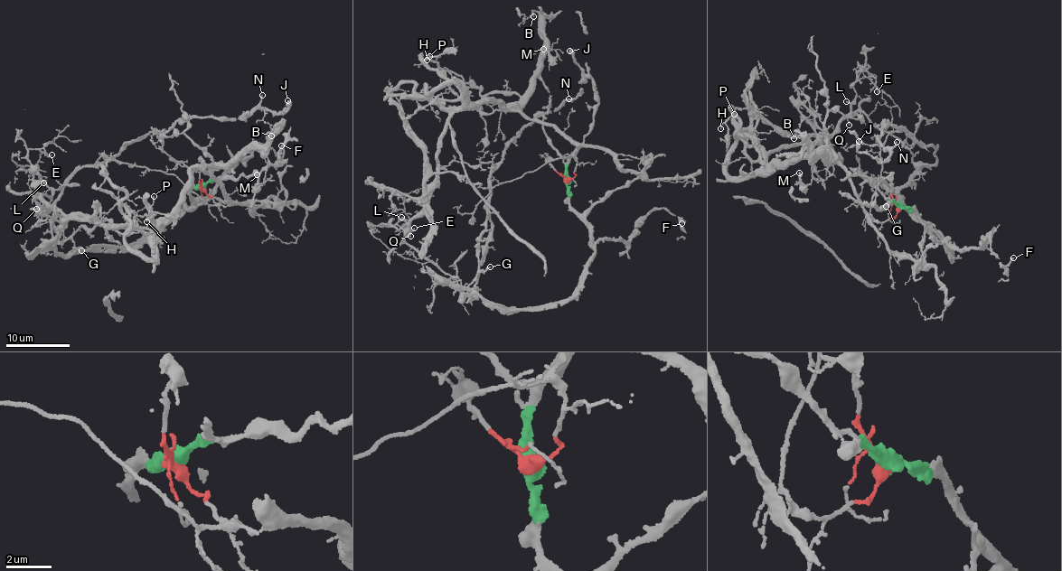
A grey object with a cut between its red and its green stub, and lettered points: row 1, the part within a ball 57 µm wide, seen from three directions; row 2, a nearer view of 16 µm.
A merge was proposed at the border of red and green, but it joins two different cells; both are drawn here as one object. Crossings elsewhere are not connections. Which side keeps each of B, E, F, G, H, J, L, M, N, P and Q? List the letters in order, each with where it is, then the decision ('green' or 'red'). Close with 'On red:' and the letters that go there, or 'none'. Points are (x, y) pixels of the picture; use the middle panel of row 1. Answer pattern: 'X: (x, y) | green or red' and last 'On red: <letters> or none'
B: (533, 16) | red
E: (414, 228) | red
F: (681, 223) | green
G: (490, 266) | green
H: (427, 60) | red
J: (569, 51) | green
L: (401, 217) | red
M: (543, 49) | red
N: (568, 98) | green
P: (429, 56) | red
Q: (410, 236) | red
On red: B, E, H, L, M, P, Q

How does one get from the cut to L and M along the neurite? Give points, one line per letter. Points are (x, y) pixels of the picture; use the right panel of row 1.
L: (899, 206), (896, 216), (869, 222), (832, 155), (765, 162), (778, 149), (837, 131), (856, 101), (845, 100)
M: (899, 206), (896, 216), (869, 222), (848, 170), (836, 159), (820, 155), (811, 183), (803, 186), (798, 173)

